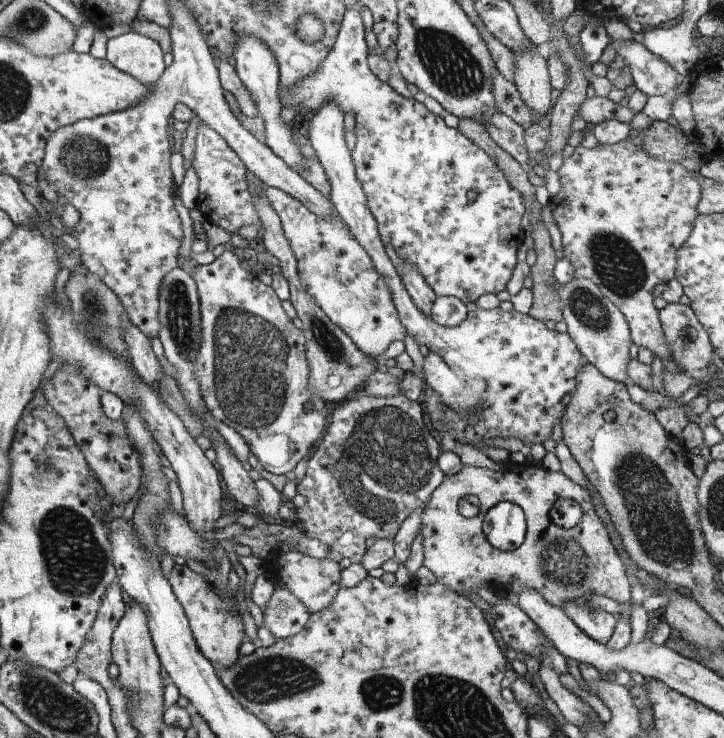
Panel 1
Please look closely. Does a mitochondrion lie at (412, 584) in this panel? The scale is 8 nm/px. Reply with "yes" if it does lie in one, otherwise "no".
no

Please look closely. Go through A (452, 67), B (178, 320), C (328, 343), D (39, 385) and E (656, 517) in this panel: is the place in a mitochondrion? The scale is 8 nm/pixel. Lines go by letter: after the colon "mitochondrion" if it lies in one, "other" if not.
A: mitochondrion
B: mitochondrion
C: mitochondrion
D: other
E: mitochondrion

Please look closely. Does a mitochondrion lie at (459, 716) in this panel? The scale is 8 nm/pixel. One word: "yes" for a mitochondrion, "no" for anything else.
yes

